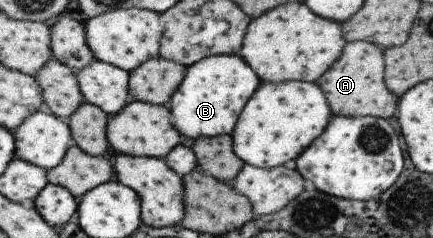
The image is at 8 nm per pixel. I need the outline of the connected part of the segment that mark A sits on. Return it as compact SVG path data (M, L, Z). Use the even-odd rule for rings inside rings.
M363 40L346 42L337 59L317 78L315 83L323 92L332 115L371 116L386 120L395 115L398 97L385 87L381 49Z

